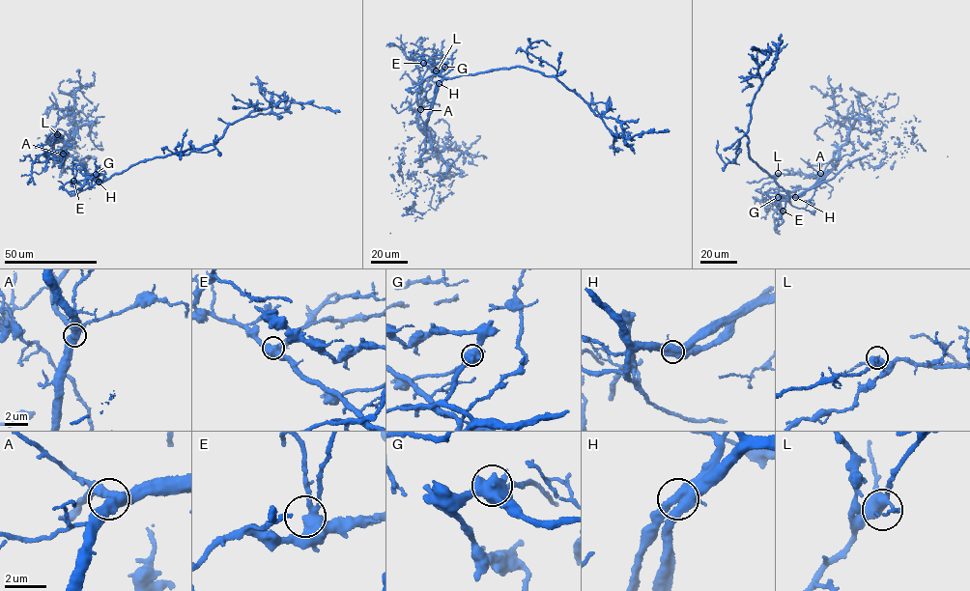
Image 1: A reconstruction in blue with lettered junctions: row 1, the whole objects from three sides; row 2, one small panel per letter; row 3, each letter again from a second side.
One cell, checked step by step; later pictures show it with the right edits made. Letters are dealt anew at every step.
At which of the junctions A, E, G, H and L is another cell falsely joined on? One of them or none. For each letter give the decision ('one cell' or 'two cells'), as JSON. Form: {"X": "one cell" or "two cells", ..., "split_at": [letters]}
{"A": "one cell", "E": "one cell", "G": "one cell", "H": "one cell", "L": "one cell", "split_at": []}

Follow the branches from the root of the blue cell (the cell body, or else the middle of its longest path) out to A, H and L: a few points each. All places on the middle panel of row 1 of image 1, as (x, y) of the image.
A: (433, 98), (426, 126), (419, 128), (417, 123), (420, 109)
H: (433, 98), (438, 82)
L: (433, 98), (426, 126), (419, 128), (417, 100), (436, 70)

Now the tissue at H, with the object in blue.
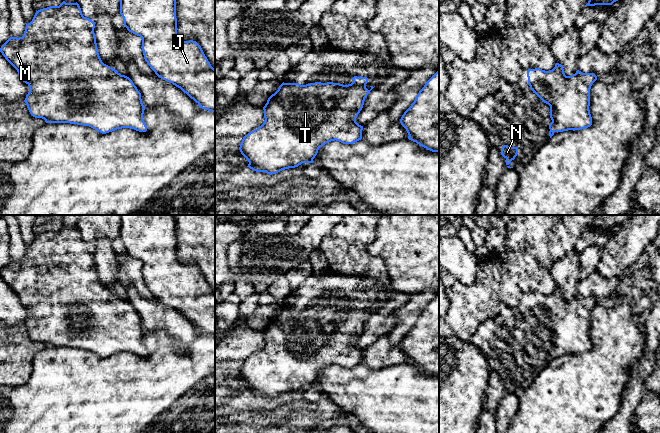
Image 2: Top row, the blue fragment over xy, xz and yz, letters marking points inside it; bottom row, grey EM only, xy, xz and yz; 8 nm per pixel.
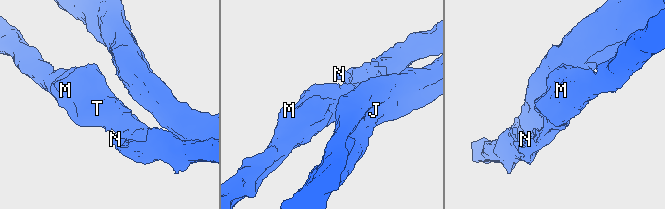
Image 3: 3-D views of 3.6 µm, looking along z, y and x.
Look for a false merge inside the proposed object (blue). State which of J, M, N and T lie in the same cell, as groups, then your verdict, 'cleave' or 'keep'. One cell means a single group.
J M N T; keep

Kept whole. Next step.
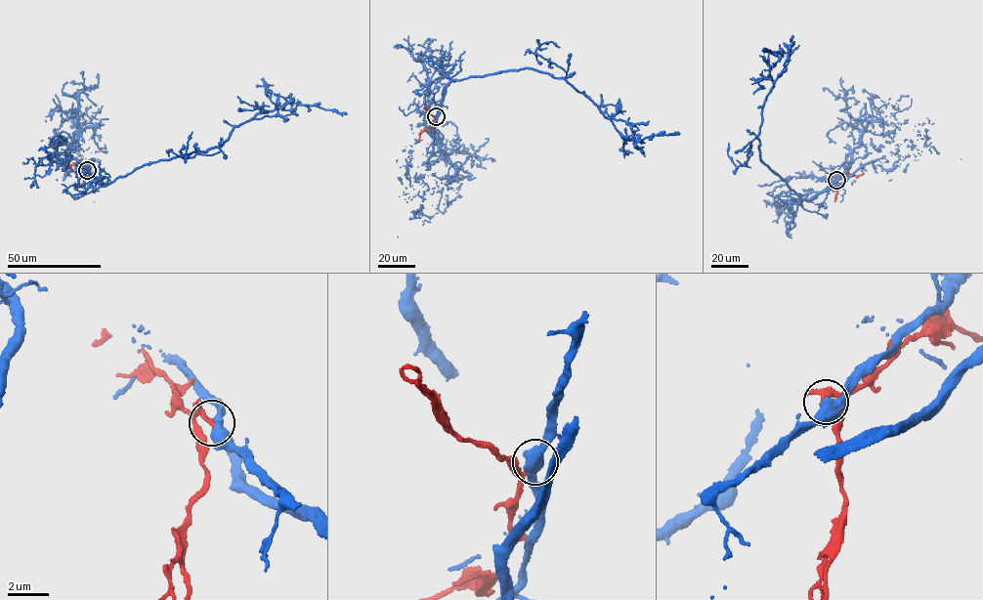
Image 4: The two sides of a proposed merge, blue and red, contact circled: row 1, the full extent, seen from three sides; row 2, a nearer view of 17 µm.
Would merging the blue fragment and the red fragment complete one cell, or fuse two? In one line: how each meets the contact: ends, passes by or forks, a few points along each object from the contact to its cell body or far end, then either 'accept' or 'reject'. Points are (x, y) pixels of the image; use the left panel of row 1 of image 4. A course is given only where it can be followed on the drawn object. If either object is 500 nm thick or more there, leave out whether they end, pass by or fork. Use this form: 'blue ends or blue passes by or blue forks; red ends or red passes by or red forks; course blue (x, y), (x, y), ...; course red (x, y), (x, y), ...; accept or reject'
blue passes by; red ends; course blue (87, 170), (103, 185), (144, 165), (217, 147), (233, 128), (287, 103), (316, 105), (347, 113); course red (86, 170), (78, 162), (69, 167); reject

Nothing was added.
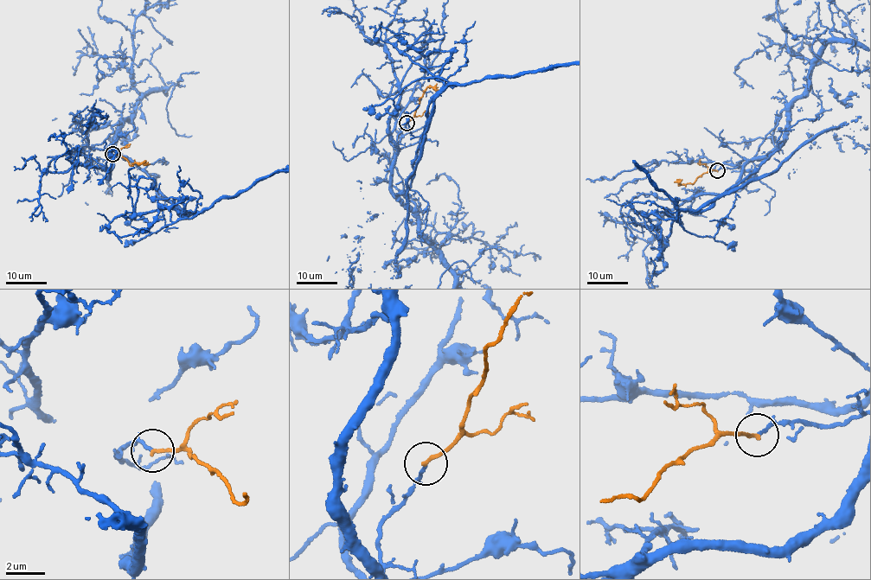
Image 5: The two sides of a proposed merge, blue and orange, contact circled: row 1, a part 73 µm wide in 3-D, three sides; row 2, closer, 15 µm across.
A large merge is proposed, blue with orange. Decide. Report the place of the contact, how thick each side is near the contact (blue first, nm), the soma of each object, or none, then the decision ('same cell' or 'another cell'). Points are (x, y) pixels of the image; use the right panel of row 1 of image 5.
(717, 170) | 140/180 nm | blue none | orange none | same cell

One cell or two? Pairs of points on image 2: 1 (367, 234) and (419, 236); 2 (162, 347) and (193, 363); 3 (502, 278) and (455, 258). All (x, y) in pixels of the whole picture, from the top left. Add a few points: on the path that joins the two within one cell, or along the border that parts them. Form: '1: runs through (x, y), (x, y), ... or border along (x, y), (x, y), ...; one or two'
1: border along (378, 225), (375, 239), (368, 246), (372, 256); two
2: runs through (170, 355), (178, 363), (185, 363); one
3: border along (479, 264), (473, 282), (463, 284), (457, 280); two

